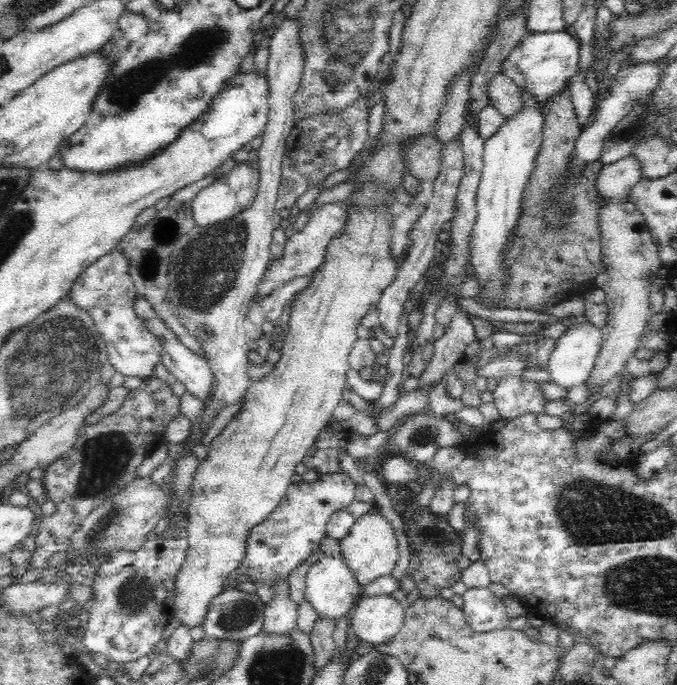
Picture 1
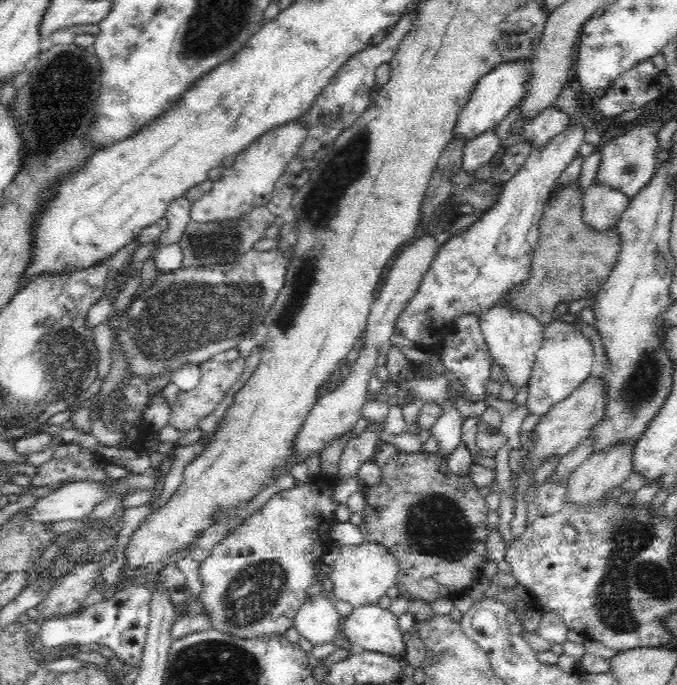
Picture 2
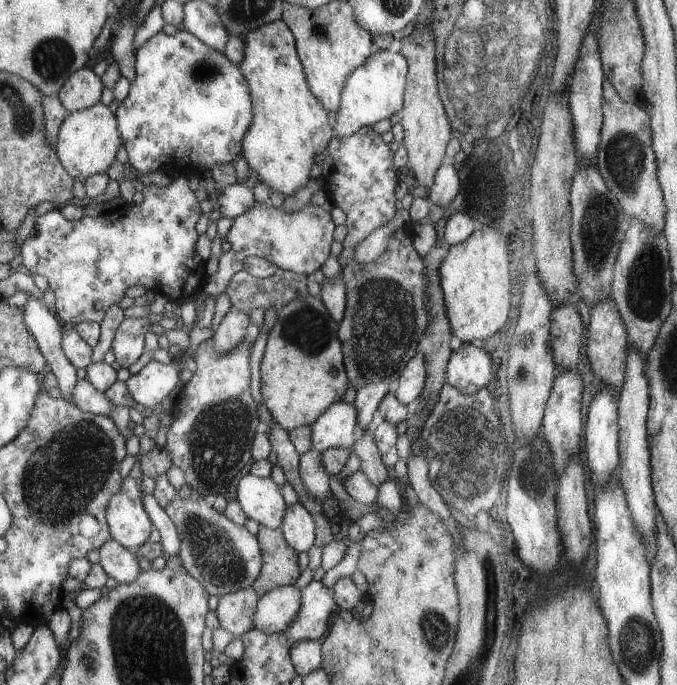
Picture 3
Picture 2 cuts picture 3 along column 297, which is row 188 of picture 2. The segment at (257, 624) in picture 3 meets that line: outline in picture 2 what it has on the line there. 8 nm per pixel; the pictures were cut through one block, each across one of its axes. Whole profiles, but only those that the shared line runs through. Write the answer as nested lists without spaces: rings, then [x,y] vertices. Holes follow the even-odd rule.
[[[592,183],[583,192],[582,221],[596,231],[614,229],[630,200],[620,190]]]

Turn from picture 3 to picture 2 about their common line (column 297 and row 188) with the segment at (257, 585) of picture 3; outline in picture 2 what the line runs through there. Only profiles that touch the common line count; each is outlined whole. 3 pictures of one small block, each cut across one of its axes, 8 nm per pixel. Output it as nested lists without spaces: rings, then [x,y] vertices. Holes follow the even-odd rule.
[[[578,181],[553,189],[539,222],[538,242],[533,246],[529,277],[508,295],[514,309],[531,314],[543,325],[553,321],[560,302],[571,303],[598,294],[616,266],[621,238],[616,228],[596,231],[582,221],[583,194]]]

